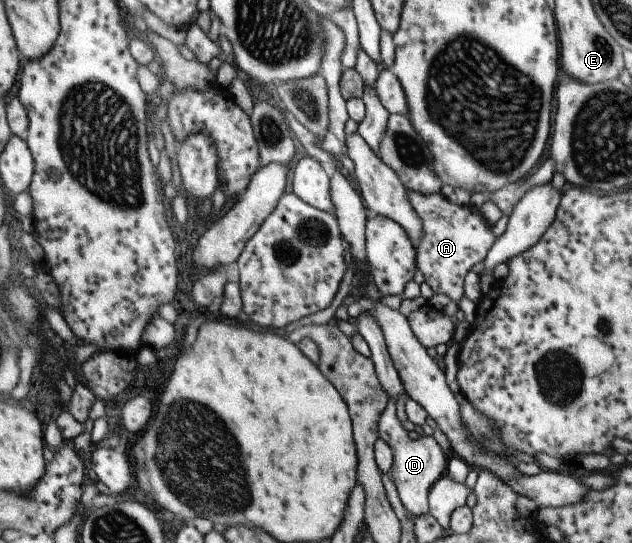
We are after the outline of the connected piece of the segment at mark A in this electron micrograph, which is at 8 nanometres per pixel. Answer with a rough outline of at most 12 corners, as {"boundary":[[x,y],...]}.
{"boundary":[[406,190],[416,268],[457,305],[495,237],[478,210]]}

